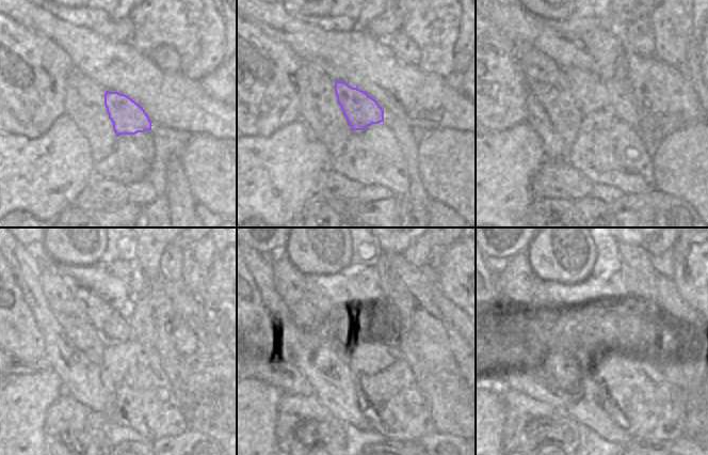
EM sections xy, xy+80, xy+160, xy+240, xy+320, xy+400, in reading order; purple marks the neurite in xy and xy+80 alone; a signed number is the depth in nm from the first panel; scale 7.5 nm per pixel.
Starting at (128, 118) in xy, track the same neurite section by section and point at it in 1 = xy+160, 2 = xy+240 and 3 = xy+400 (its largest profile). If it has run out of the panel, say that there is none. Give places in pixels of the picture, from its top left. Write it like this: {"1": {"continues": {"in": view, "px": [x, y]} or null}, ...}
{"1": {"continues": {"in": "xy+160", "px": [590, 90]}}, "2": {"continues": {"in": "xy+240", "px": [112, 324]}}, "3": {"continues": {"in": "xy+400", "px": [541, 297]}}}

